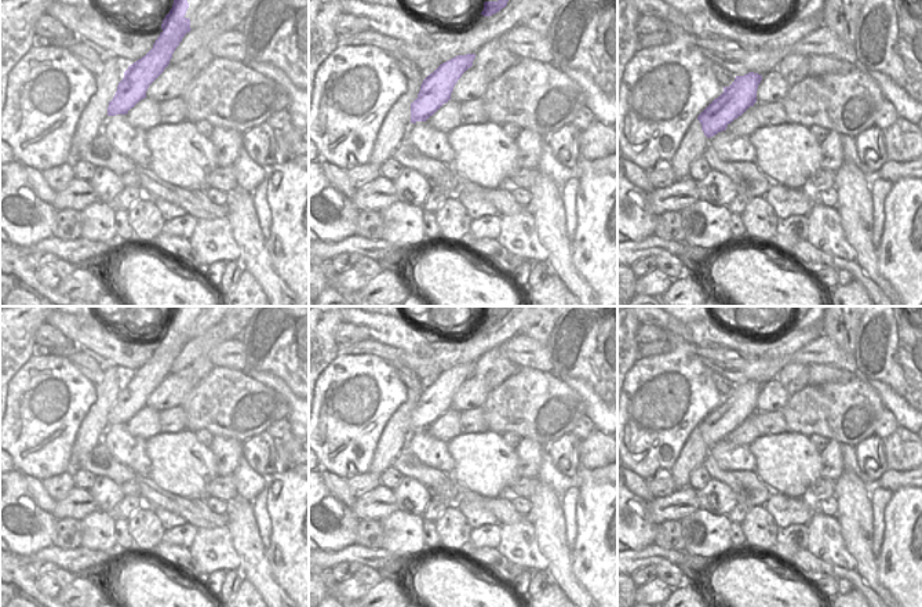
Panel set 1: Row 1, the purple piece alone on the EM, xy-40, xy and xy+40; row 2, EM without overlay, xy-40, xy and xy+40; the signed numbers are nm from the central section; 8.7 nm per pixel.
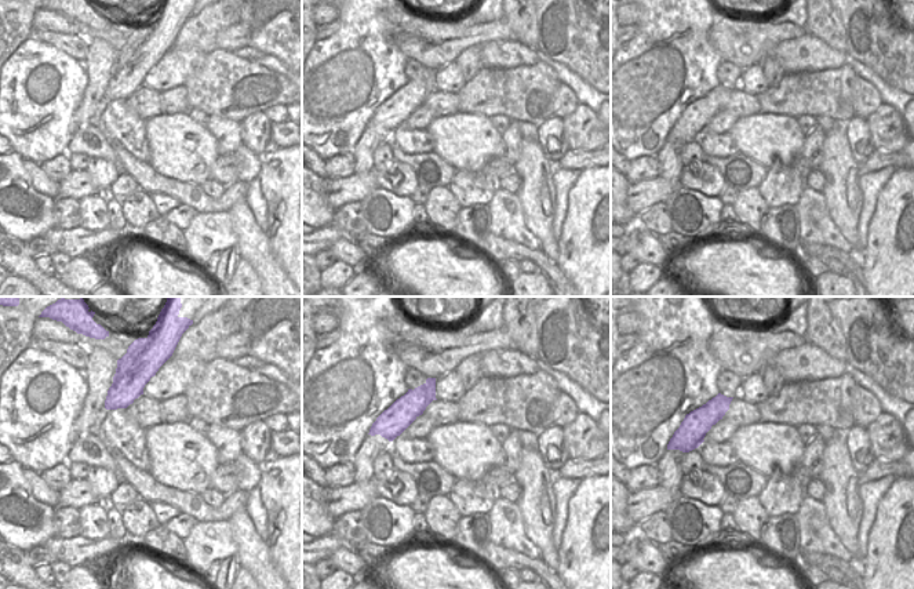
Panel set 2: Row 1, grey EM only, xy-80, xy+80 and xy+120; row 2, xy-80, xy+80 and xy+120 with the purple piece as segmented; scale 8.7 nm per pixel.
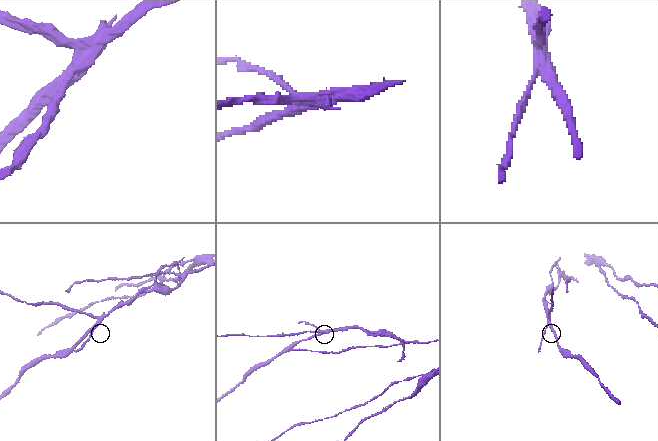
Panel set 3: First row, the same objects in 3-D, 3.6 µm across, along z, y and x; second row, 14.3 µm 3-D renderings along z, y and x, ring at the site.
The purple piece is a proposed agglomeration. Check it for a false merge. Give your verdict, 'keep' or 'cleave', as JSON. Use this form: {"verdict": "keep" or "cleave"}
{"verdict": "cleave"}

